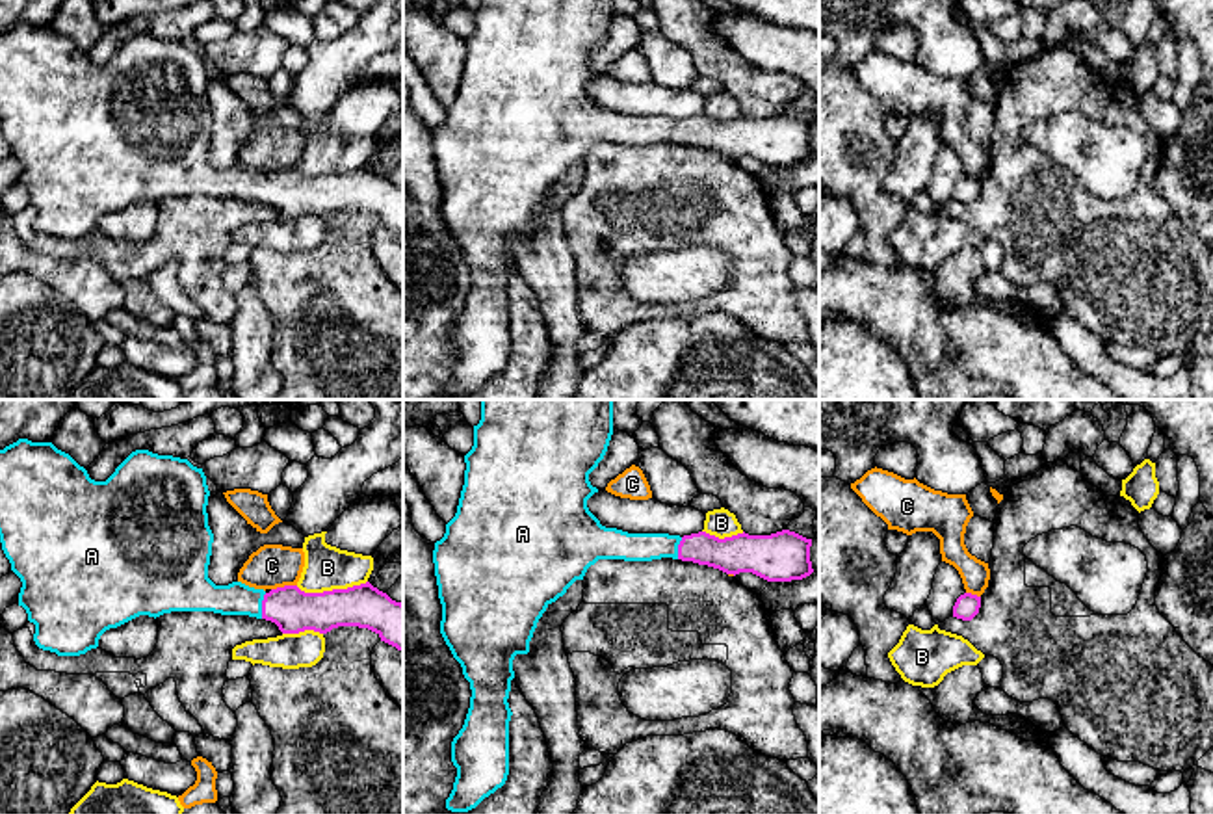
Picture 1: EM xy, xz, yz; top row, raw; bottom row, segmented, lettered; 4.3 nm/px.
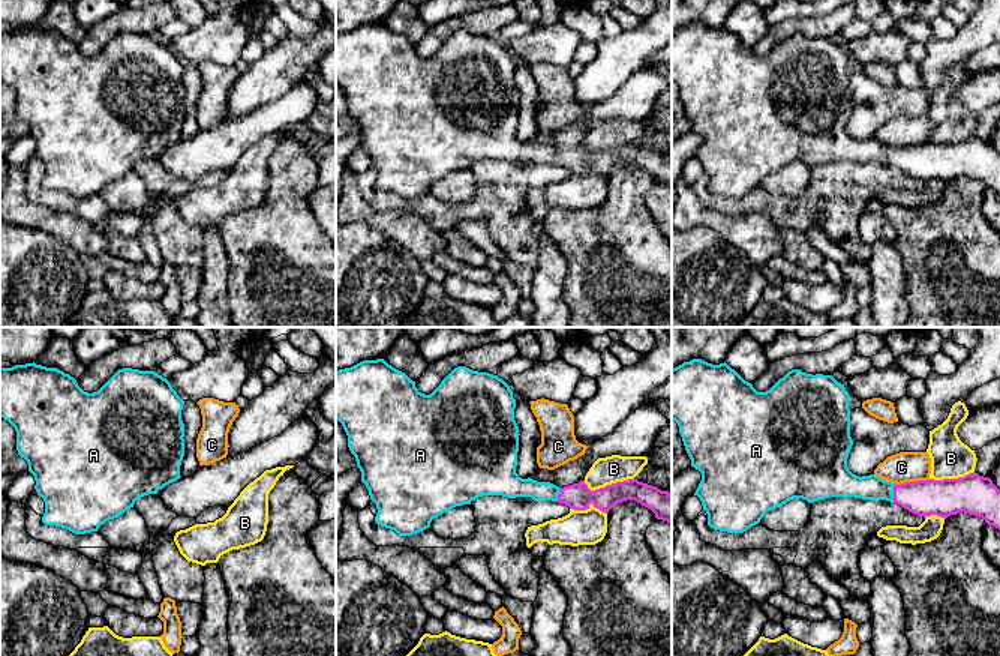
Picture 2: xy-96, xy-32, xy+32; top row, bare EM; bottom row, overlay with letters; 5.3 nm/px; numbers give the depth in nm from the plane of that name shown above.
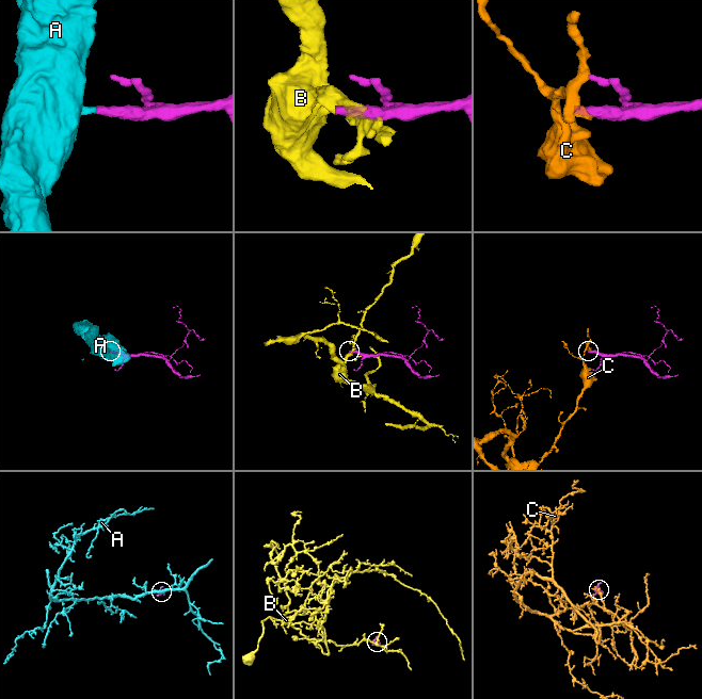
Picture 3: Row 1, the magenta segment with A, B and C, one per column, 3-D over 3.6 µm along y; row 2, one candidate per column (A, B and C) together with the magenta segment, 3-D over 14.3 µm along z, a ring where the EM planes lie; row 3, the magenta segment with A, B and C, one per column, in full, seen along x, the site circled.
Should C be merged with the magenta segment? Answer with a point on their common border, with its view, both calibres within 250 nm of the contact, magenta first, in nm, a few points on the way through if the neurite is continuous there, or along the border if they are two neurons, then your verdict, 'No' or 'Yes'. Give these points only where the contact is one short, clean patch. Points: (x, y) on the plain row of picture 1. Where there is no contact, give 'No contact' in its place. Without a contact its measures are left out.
Touches magenta at xy (285, 170). Thickness 190 nm (magenta) against 190 nm. Boundary: xy (296, 168), (272, 173). No

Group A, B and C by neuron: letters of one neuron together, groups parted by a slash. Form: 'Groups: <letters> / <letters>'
Groups: A / B / C

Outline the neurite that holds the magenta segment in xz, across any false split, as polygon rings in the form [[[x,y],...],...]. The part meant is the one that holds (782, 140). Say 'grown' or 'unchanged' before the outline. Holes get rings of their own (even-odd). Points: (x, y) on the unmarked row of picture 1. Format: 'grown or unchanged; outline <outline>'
grown; outline [[[481,0],[474,9],[457,97],[433,134],[442,188],[440,217],[472,273],[464,309],[451,325],[451,346],[457,351],[453,374],[446,383],[451,396],[476,392],[505,368],[513,243],[529,236],[529,225],[546,191],[576,164],[583,164],[598,143],[672,141],[734,160],[752,156],[767,165],[802,164],[814,156],[812,123],[789,113],[771,119],[743,115],[719,123],[706,115],[680,121],[602,110],[587,91],[587,84],[598,76],[589,58],[604,43],[611,19],[613,0]]]

